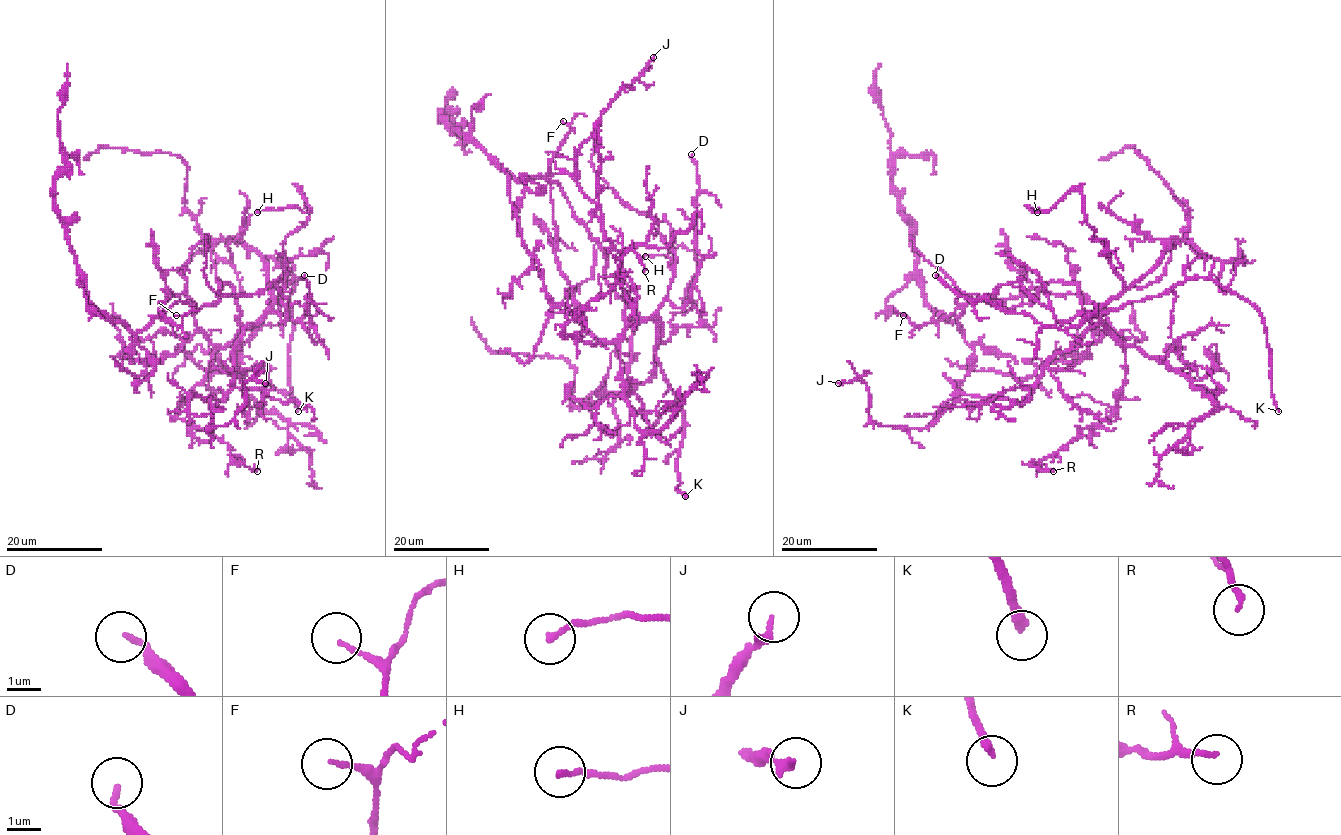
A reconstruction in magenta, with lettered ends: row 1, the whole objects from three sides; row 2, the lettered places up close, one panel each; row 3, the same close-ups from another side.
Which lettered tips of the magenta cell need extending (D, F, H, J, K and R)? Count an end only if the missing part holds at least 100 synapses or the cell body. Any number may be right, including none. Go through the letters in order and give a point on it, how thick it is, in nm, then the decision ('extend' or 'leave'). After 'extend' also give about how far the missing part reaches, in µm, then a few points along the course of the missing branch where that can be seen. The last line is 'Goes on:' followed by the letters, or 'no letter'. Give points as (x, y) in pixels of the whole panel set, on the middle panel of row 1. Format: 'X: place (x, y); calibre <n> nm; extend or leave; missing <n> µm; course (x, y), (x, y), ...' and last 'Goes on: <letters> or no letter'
D: place (691, 154); calibre 180 nm; leave
F: place (563, 121); calibre 120 nm; leave
H: place (645, 256); calibre 180 nm; leave
J: place (653, 57); calibre 240 nm; leave
K: place (685, 496); calibre 260 nm; extend; missing 90 µm
R: place (645, 271); calibre 150 nm; leave
Goes on: K

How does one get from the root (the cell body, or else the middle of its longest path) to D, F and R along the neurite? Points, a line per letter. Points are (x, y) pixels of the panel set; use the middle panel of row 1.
D: (605, 275), (633, 324), (647, 320), (666, 299), (676, 307), (689, 299), (701, 260), (691, 154)
F: (605, 275), (627, 303), (627, 330), (612, 341), (582, 326), (555, 253), (549, 162), (569, 132), (563, 121)
R: (605, 275), (627, 303), (627, 330), (617, 339), (585, 343), (564, 327), (616, 284), (630, 248), (645, 271)

